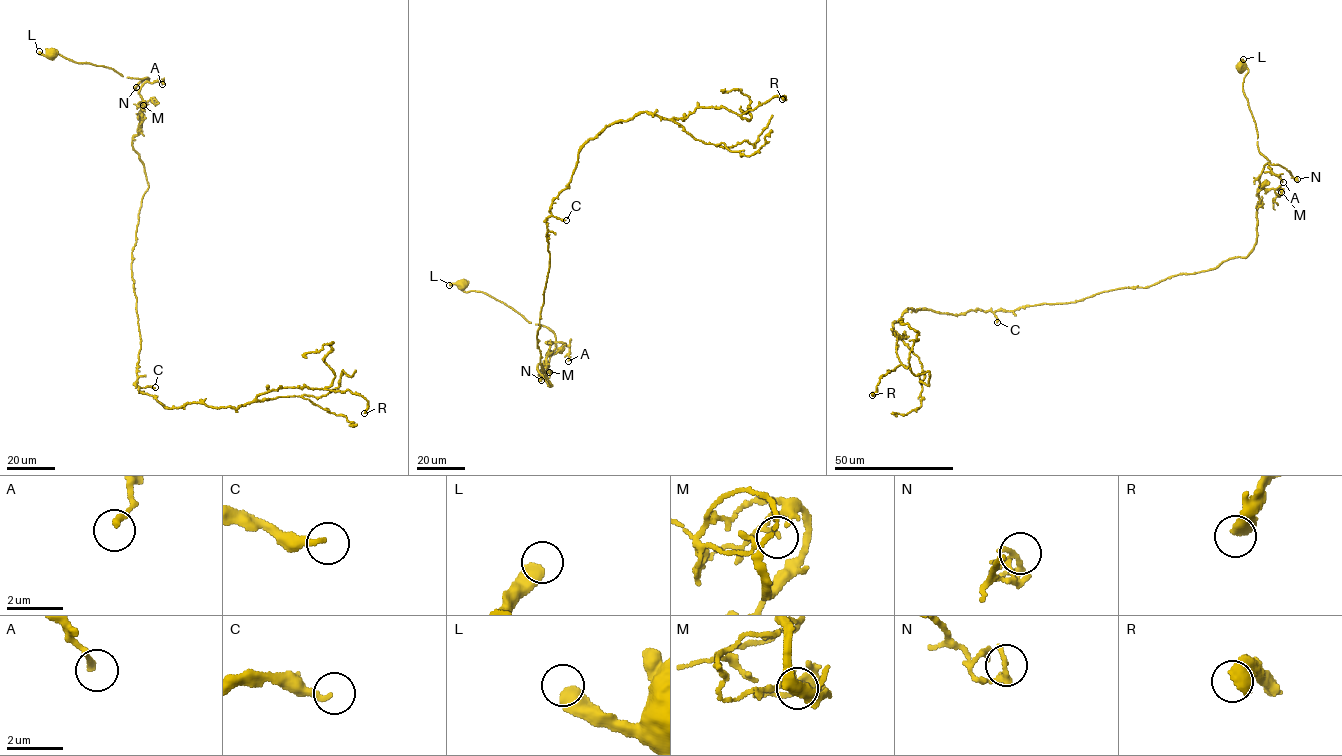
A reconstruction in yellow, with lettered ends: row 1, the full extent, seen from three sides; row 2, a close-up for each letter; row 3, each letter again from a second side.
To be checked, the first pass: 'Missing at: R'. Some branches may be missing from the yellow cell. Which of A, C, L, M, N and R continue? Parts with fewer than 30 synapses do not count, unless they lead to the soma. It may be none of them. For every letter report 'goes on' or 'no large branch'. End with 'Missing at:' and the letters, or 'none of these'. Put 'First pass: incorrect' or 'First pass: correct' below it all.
A: no large branch
C: no large branch
L: no large branch
M: no large branch
N: no large branch
R: no large branch
Missing at: none of these
First pass: incorrect

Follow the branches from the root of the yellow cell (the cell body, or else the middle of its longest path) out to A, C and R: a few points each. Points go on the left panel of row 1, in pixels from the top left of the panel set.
A: (52, 54), (55, 51), (75, 62), (109, 67), (123, 76), (146, 77), (151, 82), (162, 80), (162, 84)
C: (52, 54), (148, 78), (132, 140), (148, 185), (131, 275), (136, 385), (155, 387)
R: (52, 54), (148, 78), (132, 140), (148, 185), (132, 259), (139, 392), (218, 408), (349, 390), (364, 413)

